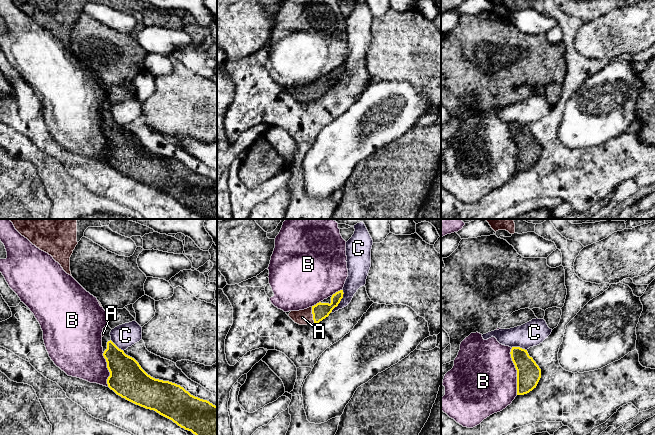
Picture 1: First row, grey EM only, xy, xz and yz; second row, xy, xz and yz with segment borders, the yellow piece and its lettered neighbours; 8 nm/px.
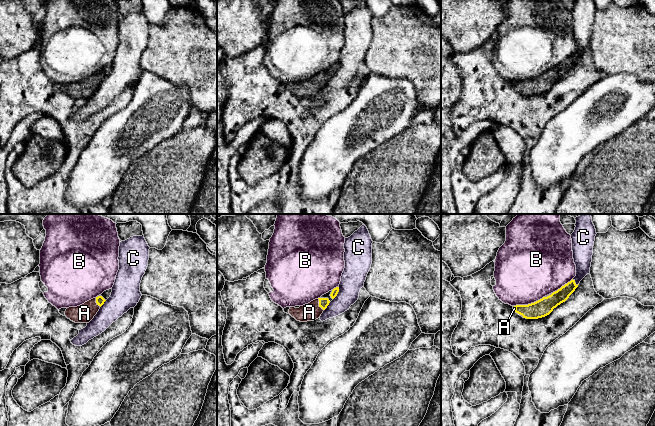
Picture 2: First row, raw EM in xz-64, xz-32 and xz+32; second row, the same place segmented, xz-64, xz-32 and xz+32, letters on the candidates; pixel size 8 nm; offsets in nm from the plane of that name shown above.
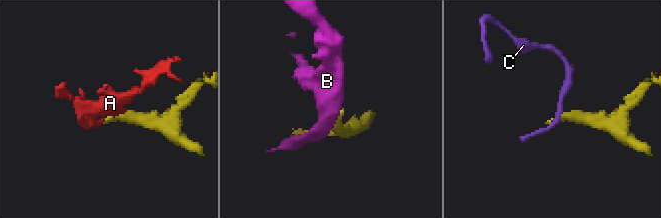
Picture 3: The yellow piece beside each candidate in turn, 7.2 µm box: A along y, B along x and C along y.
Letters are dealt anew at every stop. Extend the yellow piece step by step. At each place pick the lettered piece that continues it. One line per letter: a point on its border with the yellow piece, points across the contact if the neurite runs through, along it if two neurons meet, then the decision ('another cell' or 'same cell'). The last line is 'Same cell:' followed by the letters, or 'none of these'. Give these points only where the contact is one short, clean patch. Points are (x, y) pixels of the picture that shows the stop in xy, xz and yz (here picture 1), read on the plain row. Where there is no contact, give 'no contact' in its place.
A: contact xz (313, 91); way xz (320, 87), (313, 91), (302, 93); same cell
B: contact yz (517, 147); another cell
C: contact xz (340, 76); border xz (342, 65), (343, 72), (340, 78), (330, 88); another cell
Same cell: A

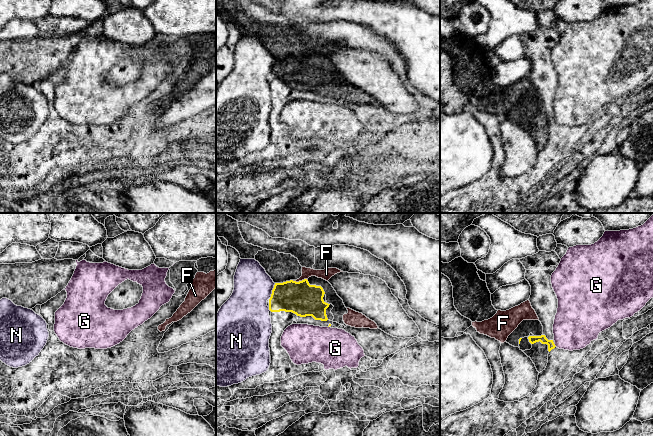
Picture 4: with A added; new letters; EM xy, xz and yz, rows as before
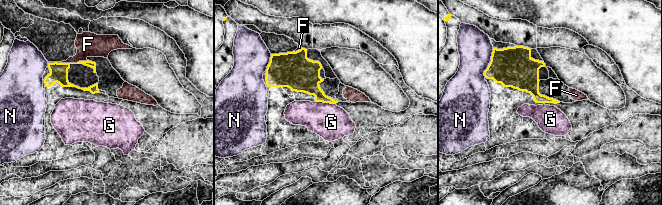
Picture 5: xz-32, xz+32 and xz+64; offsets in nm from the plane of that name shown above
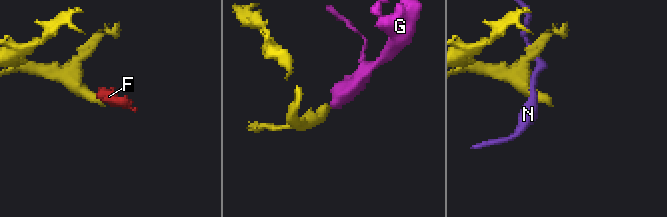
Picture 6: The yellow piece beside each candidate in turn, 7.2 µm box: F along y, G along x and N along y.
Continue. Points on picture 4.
F: contact xz (299, 57); way xz (301, 74), (299, 72), (299, 57), (308, 49), (326, 50); same cell
G: contact yz (554, 121); border yz (553, 119), (556, 122); another cell
N: contact xz (272, 67); another cell
Same cell: F

